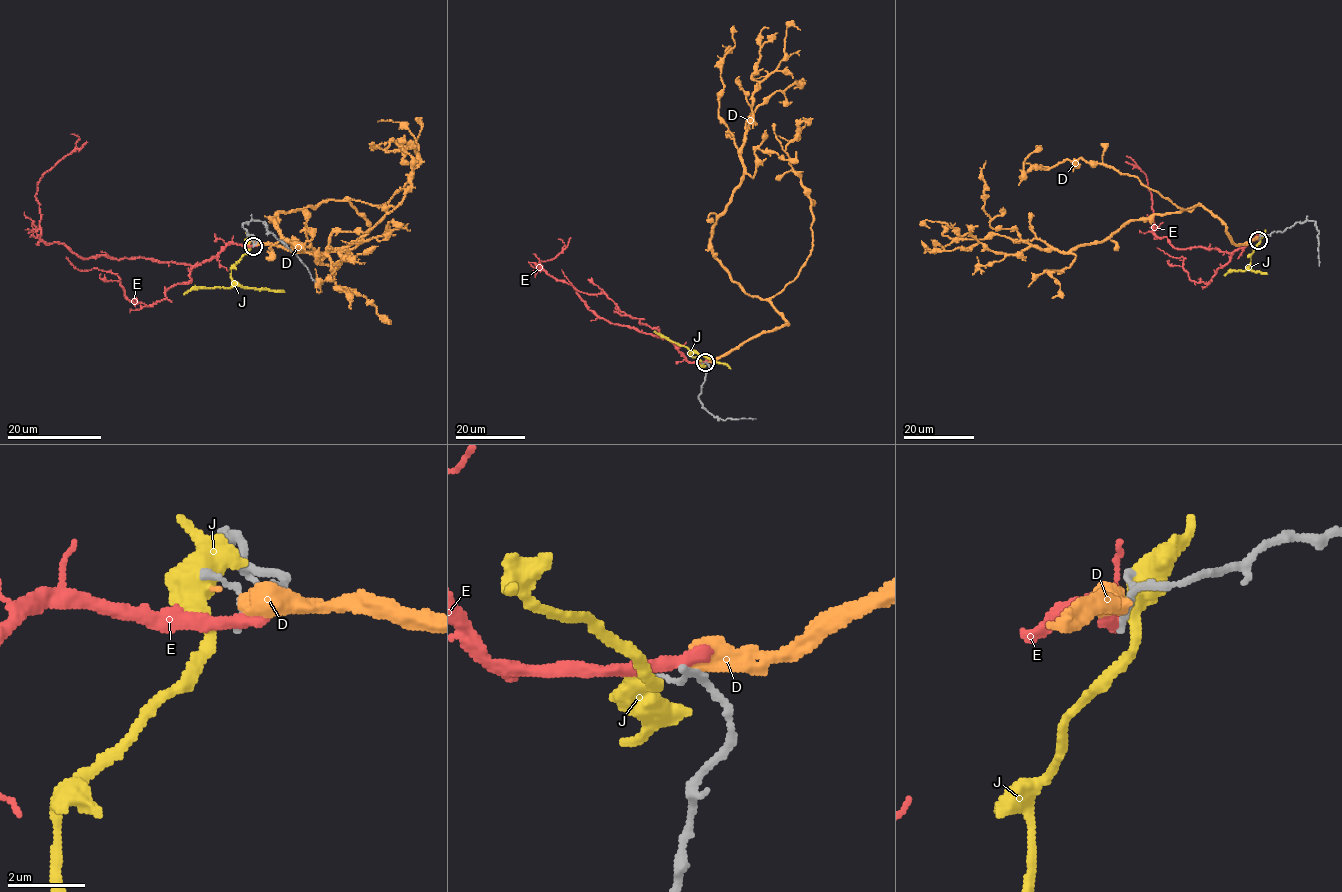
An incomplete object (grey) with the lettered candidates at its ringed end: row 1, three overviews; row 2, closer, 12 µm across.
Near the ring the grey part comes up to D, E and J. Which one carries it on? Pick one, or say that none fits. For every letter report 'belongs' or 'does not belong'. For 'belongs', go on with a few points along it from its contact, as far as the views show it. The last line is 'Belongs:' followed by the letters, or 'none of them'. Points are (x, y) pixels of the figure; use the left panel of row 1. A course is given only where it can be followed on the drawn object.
D: does not belong
E: does not belong
J: does not belong
Belongs: none of them

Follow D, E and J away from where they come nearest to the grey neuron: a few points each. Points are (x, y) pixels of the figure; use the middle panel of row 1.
D: (706, 362), (788, 323), (733, 281), (711, 232), (743, 173), (754, 89), (784, 59), (786, 26), (800, 30)
E: (705, 362), (689, 362), (665, 338), (600, 318), (574, 288), (536, 266), (562, 250), (564, 243), (558, 239)
J: (702, 363), (689, 355), (688, 349), (654, 331)

